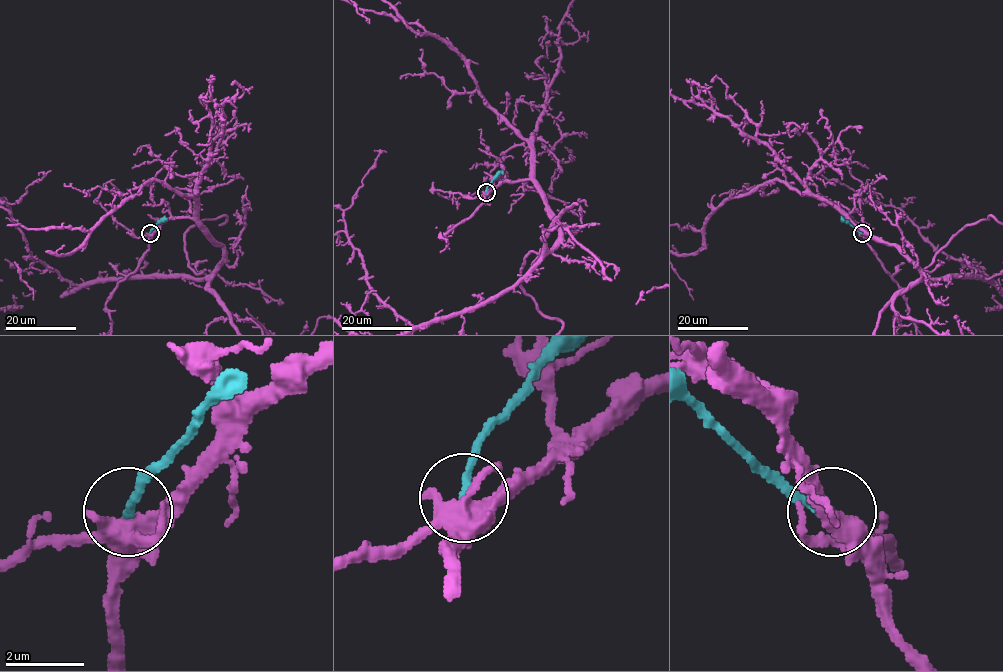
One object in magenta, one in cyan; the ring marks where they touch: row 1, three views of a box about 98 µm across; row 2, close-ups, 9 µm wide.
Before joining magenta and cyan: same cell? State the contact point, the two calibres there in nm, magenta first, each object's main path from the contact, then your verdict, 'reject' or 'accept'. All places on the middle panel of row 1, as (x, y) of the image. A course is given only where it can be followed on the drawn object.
(486, 192) | 440/220 nm | magenta via (486, 192), (530, 179), (554, 217), (559, 241), (524, 258), (521, 288), (561, 321) | cyan via (486, 192), (487, 186), (503, 170) | reject

